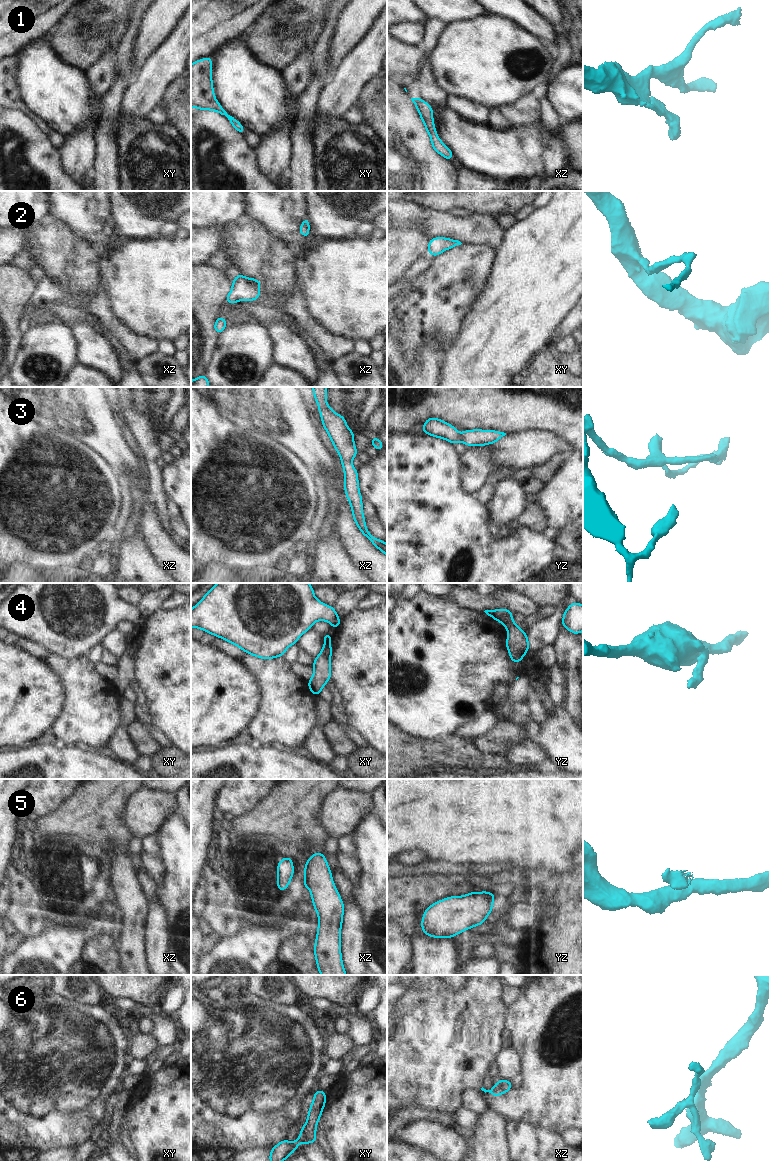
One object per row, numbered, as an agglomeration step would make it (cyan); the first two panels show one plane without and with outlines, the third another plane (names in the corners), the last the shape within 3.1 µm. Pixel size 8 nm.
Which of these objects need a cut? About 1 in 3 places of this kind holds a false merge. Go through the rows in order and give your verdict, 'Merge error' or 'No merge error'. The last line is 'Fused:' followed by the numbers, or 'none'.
1: No merge error
2: No merge error
3: No merge error
4: Merge error
5: Merge error
6: Merge error
Fused: 4, 5, 6

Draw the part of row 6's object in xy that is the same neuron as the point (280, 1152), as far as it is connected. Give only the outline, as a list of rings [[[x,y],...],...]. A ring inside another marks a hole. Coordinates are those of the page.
[[[301,1132],[300,1136],[295,1140],[294,1143],[287,1141],[286,1139],[280,1141],[279,1144],[272,1147],[269,1155],[269,1161],[283,1161],[287,1159],[294,1151],[297,1150],[298,1145],[301,1142]]]

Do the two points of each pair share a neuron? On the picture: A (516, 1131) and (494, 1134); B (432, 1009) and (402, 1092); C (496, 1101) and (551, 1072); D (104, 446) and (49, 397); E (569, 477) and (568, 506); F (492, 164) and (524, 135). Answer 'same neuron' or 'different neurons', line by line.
A: different neurons
B: same neuron
C: same neuron
D: same neuron
E: same neuron
F: same neuron

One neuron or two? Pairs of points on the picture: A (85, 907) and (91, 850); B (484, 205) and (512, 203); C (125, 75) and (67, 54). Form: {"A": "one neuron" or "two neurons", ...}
{"A": "one neuron", "B": "one neuron", "C": "two neurons"}

